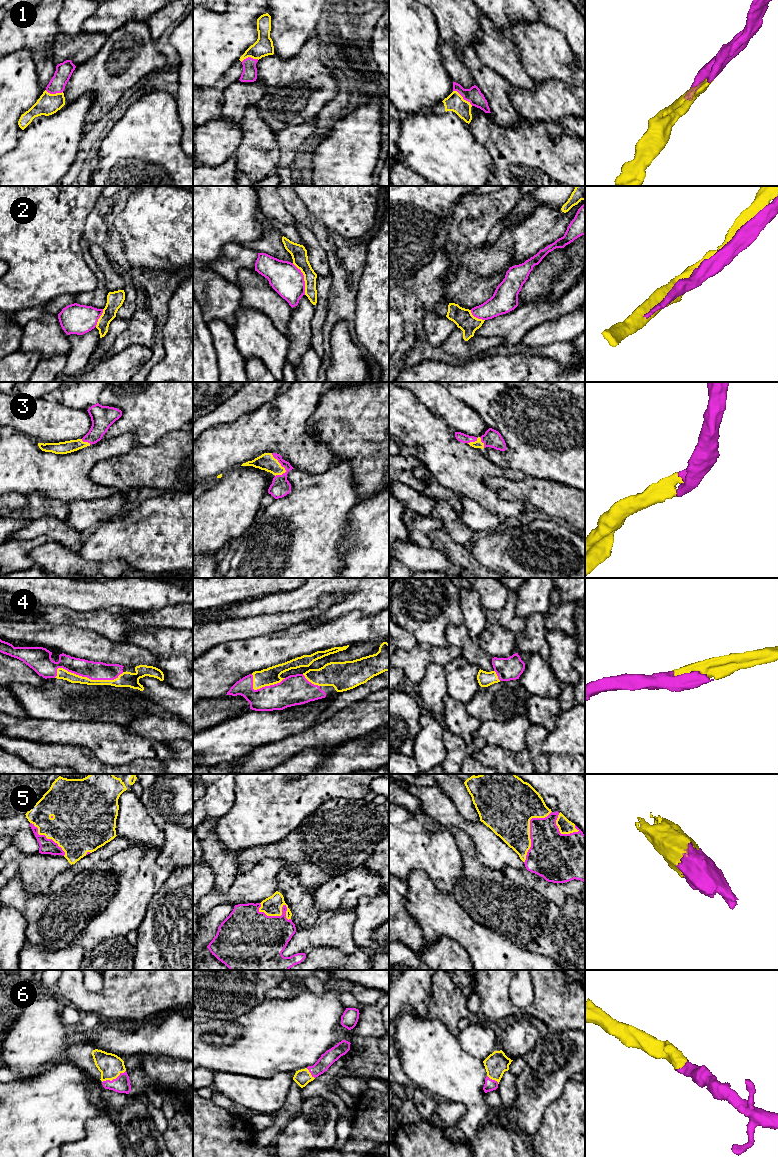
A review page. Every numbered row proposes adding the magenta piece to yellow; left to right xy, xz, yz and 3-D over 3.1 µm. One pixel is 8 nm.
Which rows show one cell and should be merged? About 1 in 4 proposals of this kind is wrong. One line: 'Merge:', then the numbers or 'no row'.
Merge: 1, 3, 4, 5, 6

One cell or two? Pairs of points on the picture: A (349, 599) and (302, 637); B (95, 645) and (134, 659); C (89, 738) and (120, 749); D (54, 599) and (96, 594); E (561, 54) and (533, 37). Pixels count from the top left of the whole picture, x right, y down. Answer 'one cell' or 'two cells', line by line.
A: two cells
B: one cell
C: one cell
D: one cell
E: one cell

